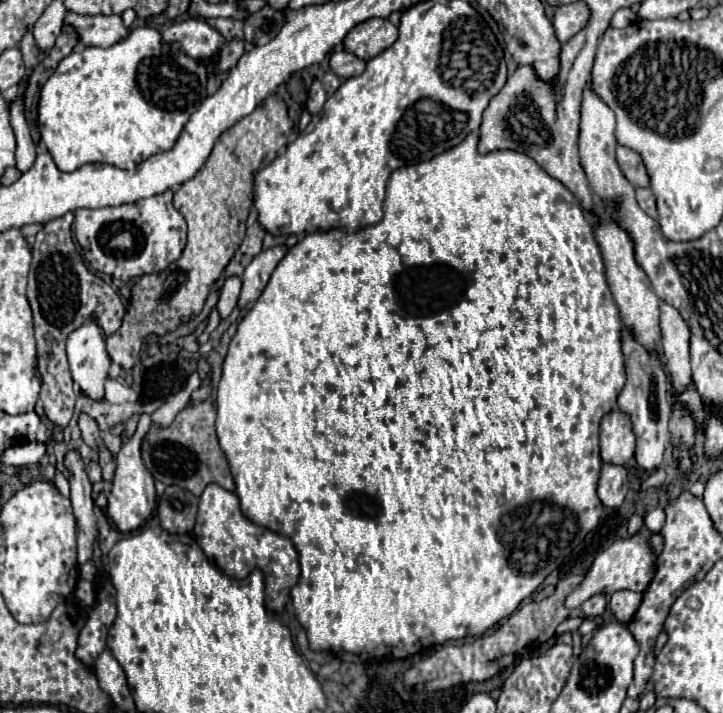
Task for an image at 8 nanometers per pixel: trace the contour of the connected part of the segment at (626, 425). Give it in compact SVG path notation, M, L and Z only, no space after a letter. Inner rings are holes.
M613 409L601 421L601 461L609 465L625 465L635 451L635 435L627 415Z

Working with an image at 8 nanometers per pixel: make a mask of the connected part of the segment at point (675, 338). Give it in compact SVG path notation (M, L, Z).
M661 301L661 341L663 341L663 355L667 363L669 377L673 387L679 391L691 383L691 365L689 365L689 337L691 331L683 321L681 313Z

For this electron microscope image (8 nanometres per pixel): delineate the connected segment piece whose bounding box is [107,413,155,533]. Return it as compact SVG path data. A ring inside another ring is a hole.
M141 413L135 435L131 437L131 441L127 445L121 447L121 451L117 455L117 471L115 471L115 479L113 479L113 487L111 487L111 495L109 495L107 515L113 519L113 523L117 525L117 529L121 533L129 533L129 531L139 529L151 517L151 513L155 509L153 477L149 475L147 467L141 463L141 453L139 453L141 435L145 435L145 431L149 431L149 427L151 427L151 415Z

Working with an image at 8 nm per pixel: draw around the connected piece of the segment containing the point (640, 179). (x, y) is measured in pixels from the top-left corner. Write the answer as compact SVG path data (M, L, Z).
M617 147L617 155L619 155L619 169L623 171L625 179L633 185L633 187L649 187L649 175L645 171L645 165L641 161L641 155L635 153L629 147Z

